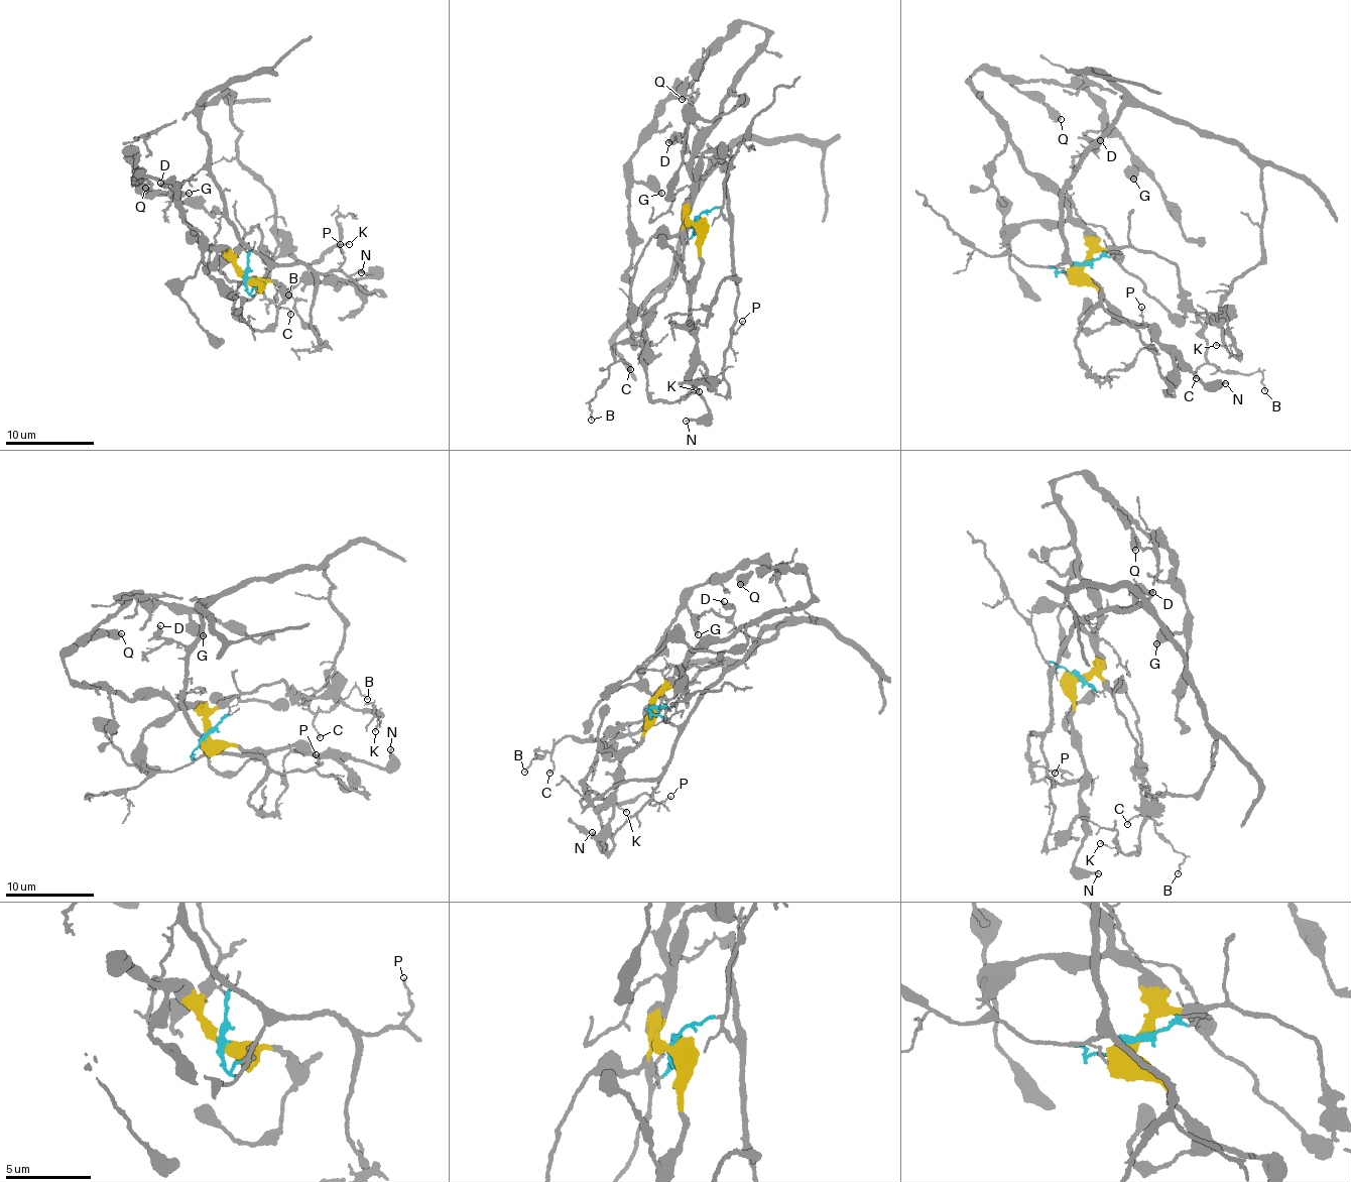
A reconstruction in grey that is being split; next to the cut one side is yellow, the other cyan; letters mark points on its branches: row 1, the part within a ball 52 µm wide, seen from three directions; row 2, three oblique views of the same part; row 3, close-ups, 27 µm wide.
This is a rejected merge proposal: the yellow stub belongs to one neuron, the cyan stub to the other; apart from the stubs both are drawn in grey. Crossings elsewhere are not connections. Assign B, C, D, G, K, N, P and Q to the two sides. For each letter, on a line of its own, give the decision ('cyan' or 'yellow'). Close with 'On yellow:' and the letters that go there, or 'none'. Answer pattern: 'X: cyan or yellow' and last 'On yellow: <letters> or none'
B: cyan
C: cyan
D: cyan
G: yellow
K: cyan
N: yellow
P: cyan
Q: yellow
On yellow: G, N, Q

